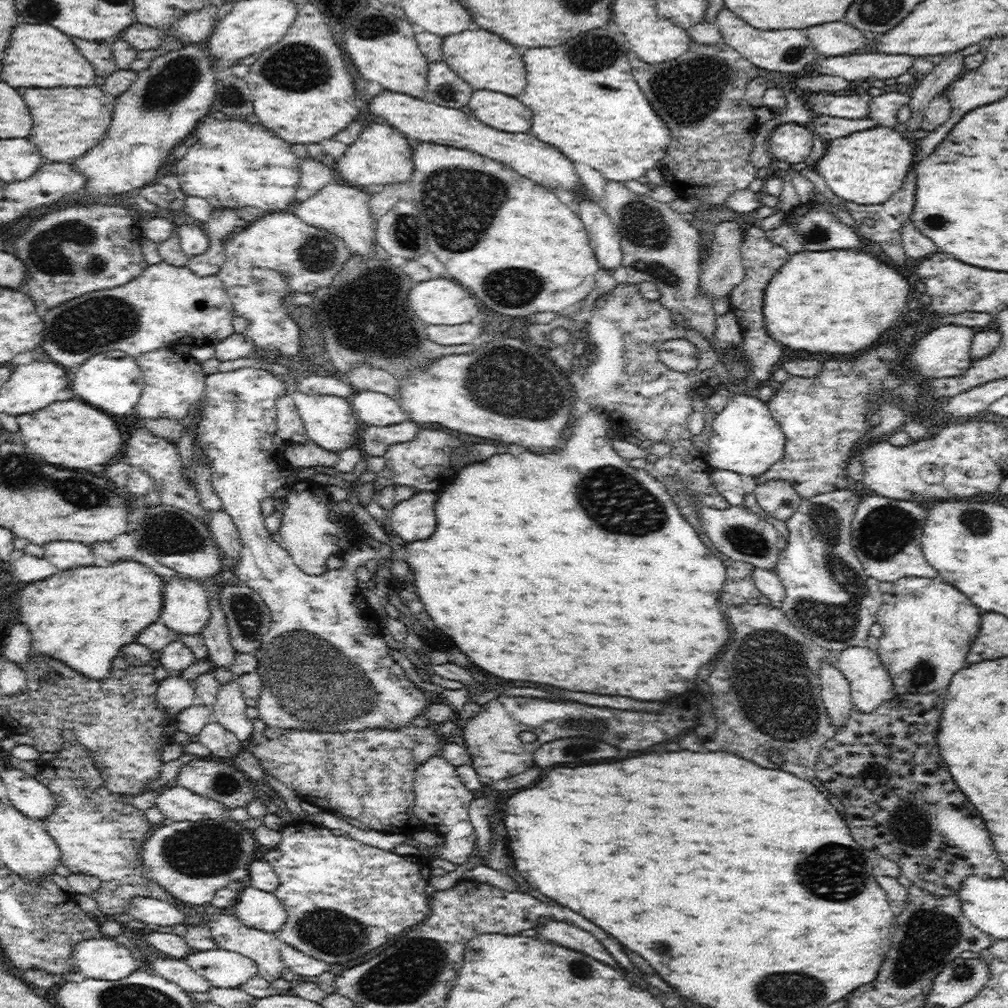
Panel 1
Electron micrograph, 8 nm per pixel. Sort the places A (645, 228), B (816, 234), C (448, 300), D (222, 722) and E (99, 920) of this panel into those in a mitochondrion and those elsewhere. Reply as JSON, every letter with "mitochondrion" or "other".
{"A":"mitochondrion","B":"mitochondrion","C":"other","D":"other","E":"other"}

